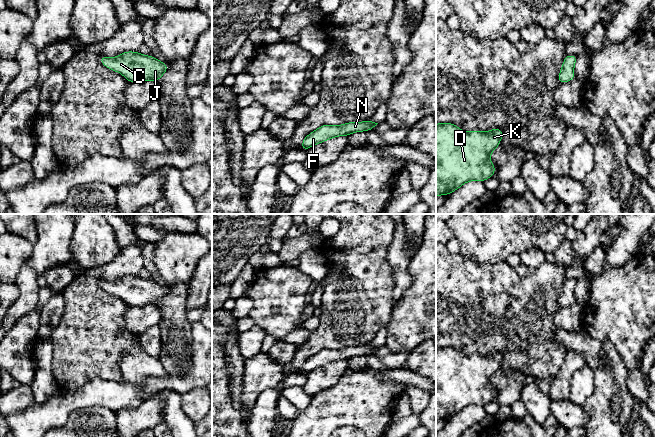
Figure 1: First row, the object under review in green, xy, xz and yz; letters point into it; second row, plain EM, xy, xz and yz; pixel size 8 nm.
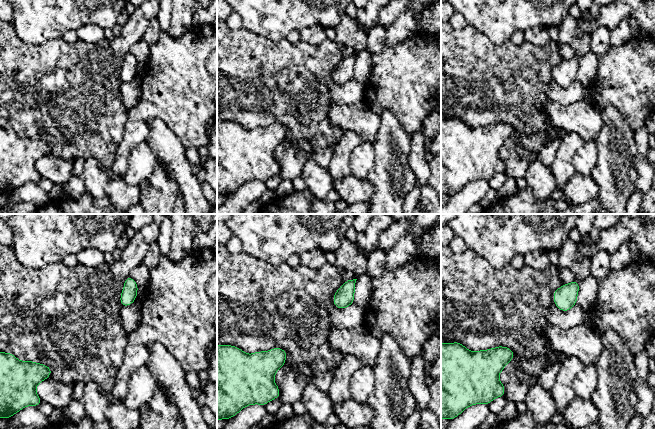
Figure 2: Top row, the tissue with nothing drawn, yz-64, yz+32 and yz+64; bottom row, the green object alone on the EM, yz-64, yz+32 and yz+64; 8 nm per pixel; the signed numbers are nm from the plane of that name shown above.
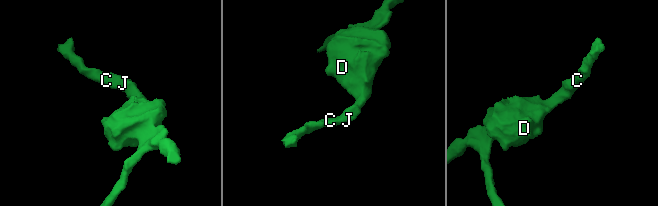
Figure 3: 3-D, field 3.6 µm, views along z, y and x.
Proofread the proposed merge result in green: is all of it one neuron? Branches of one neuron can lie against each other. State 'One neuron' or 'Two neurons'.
One neuron

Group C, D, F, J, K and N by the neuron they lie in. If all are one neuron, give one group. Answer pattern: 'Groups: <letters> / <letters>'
Groups: C D F J K N

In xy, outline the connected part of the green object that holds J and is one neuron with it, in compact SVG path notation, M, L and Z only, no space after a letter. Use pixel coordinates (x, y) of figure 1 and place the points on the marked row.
M127 51L118 57L100 56L100 63L112 71L119 72L128 82L157 81L168 70L168 65L149 55Z

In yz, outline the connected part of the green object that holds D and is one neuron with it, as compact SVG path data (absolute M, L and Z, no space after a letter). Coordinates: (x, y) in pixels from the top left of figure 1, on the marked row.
M453 123L436 124L436 197L447 196L469 181L484 182L492 177L496 169L490 155L500 145L502 137L500 128L466 132Z

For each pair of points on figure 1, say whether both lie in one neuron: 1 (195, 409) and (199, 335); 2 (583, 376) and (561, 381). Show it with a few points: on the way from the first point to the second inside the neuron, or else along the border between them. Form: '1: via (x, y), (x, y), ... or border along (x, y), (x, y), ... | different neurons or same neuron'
1: border along (201, 385), (197, 385), (182, 394) | different neurons
2: border along (586, 363), (572, 376), (569, 399) | different neurons

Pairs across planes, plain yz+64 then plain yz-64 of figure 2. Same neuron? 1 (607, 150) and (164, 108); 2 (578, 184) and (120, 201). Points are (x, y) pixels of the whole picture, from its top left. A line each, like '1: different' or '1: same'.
1: different
2: same

